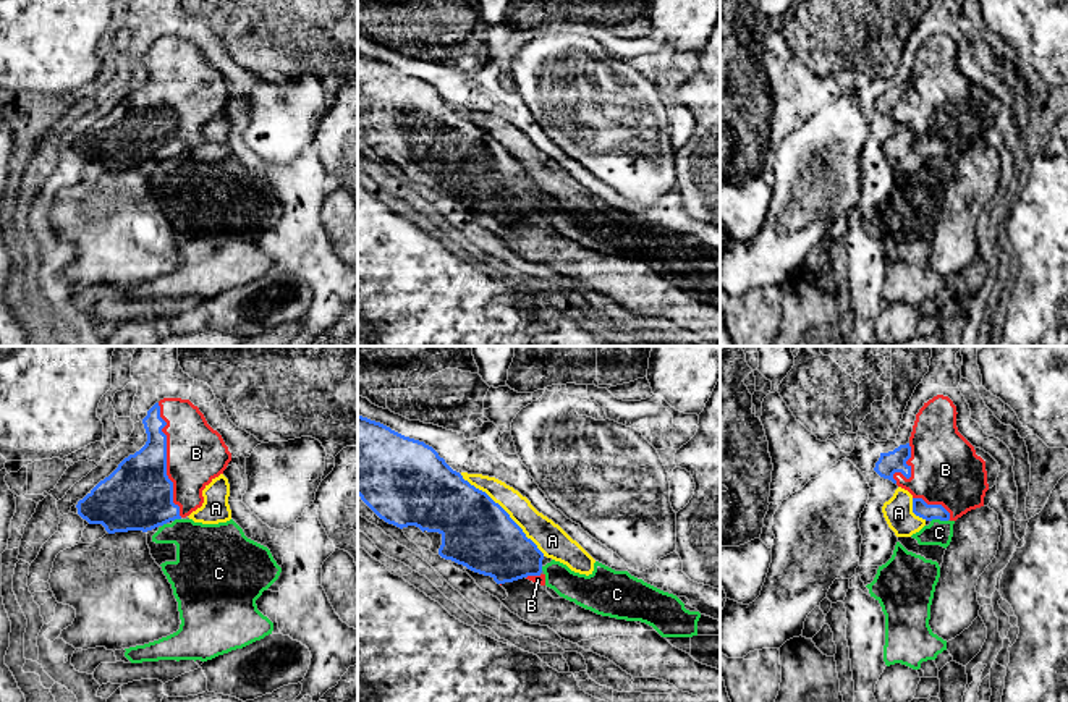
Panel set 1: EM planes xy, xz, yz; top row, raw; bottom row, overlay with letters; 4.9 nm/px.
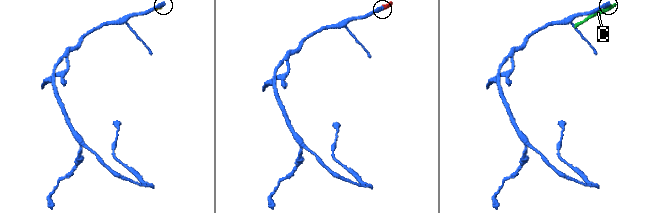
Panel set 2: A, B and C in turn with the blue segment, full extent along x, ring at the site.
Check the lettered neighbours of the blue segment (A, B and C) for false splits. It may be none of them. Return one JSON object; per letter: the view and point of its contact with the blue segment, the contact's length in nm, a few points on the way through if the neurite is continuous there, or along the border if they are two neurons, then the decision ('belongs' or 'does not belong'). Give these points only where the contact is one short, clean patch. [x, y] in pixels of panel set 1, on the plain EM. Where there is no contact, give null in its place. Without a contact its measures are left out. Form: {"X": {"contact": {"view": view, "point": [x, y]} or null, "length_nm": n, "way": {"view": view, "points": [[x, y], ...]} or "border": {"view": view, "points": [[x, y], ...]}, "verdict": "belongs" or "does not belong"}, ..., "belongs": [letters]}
{"A": {"contact": {"view": "xz", "point": [505, 149]}, "length_nm": 600, "verdict": "does not belong"}, "B": {"contact": {"view": "xy", "point": [165, 97]}, "length_nm": 600, "verdict": "belongs"}, "C": {"contact": {"view": "yz", "point": [939, 156]}, "length_nm": 90, "border": {"view": "yz", "points": [[947, 157], [931, 159]]}, "verdict": "does not belong"}, "belongs": ["B"]}

